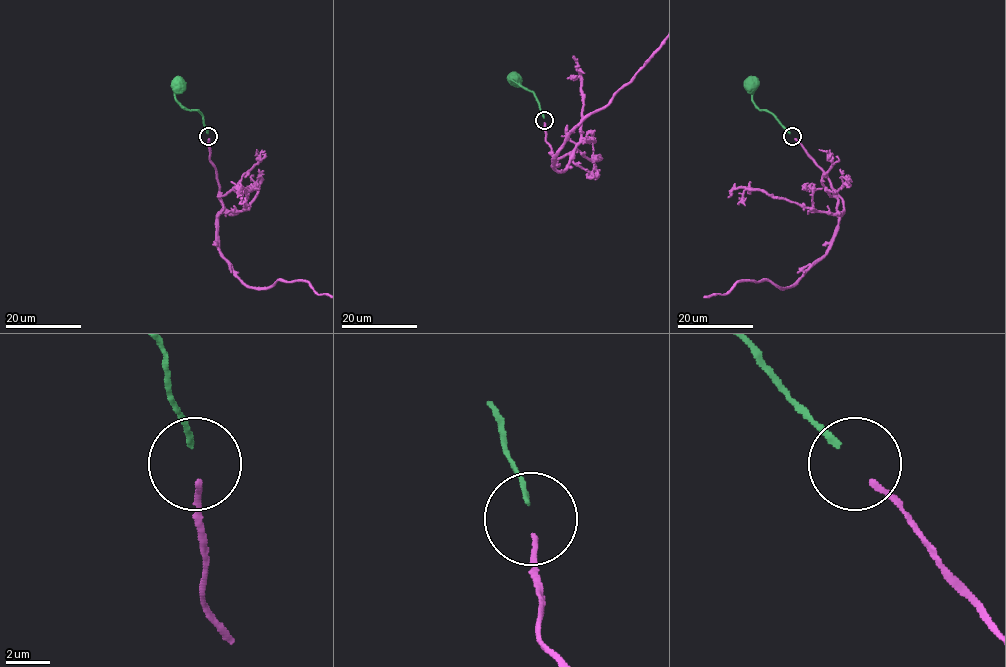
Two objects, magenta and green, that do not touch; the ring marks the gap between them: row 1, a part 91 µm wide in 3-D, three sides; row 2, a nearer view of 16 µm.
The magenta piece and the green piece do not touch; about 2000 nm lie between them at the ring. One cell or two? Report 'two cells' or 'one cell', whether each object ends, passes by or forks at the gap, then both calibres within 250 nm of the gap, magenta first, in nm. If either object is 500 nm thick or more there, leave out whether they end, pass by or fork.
one cell; magenta ends; green ends; calibres 240 and 240 nm

